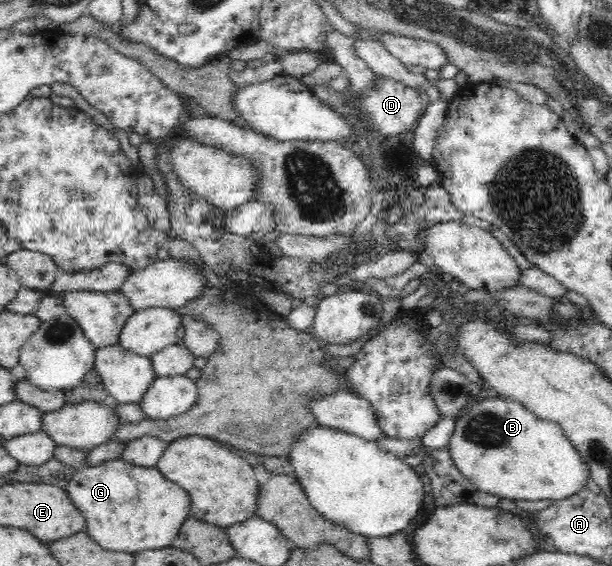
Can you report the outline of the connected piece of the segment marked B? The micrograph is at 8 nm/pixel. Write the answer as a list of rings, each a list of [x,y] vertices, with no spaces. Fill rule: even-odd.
[[[486,398],[456,419],[449,449],[467,479],[481,491],[509,499],[562,502],[587,490],[591,468],[559,424],[535,419],[531,411],[503,398]]]

